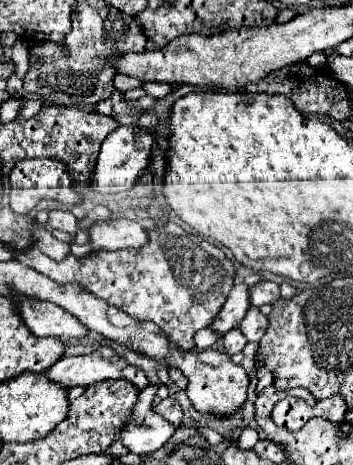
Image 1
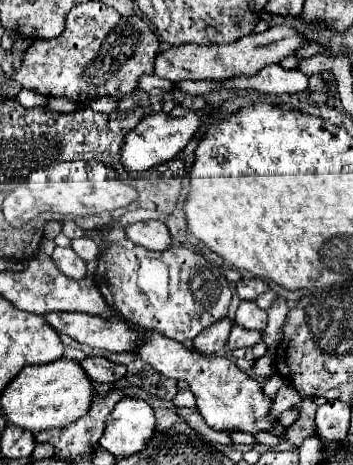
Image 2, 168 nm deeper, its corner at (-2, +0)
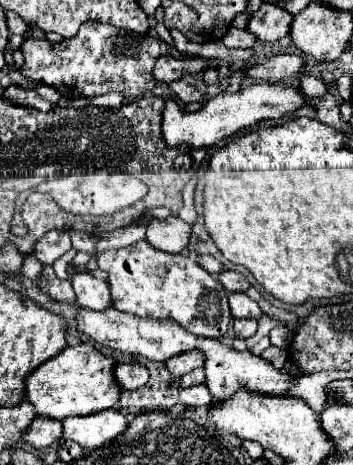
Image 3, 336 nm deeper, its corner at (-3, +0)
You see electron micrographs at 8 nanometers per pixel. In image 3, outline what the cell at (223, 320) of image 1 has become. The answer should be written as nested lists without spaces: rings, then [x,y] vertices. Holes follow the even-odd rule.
[[[187,350],[183,354],[177,354],[175,358],[167,360],[167,368],[171,370],[173,376],[183,376],[195,368],[203,368],[205,366],[205,356],[201,350]]]

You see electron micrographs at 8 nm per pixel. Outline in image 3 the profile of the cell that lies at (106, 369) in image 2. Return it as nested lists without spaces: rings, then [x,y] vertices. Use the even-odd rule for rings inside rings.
[[[119,362],[113,368],[113,378],[121,390],[135,390],[135,388],[141,388],[143,384],[147,384],[149,372],[139,362],[131,362],[131,364]]]

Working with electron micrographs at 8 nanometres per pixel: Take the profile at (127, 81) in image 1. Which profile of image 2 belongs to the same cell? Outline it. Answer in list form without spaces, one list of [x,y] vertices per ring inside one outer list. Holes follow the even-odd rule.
[[[142,76],[140,78],[140,90],[152,94],[152,96],[164,96],[166,92],[174,90],[174,82],[158,78],[158,76]]]

